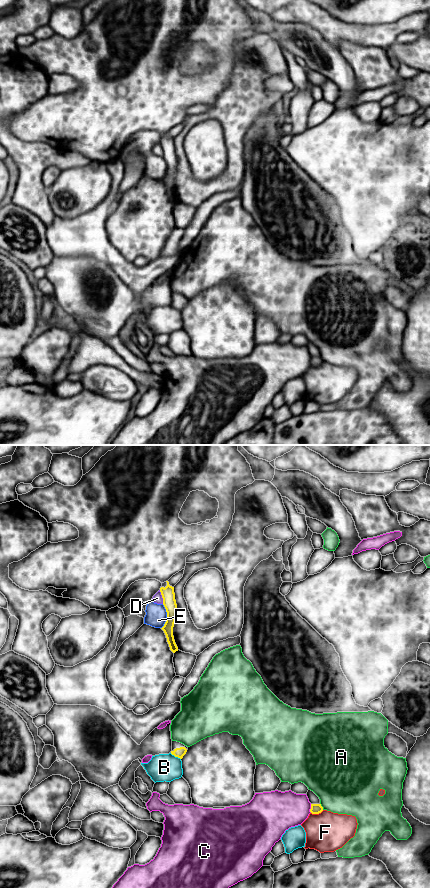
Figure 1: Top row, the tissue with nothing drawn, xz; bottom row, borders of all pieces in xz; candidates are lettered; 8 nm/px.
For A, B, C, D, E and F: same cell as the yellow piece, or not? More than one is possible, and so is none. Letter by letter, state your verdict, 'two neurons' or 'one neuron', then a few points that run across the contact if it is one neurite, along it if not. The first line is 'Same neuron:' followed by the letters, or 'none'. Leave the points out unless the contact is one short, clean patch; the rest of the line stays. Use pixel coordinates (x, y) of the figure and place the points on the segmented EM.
Same neuron: none
A: two neurons
B: two neurons
C: two neurons
D: two neurons; line xz (159, 590), (163, 603)
E: two neurons; line xz (163, 604), (166, 610), (166, 621), (161, 628)
F: two neurons

